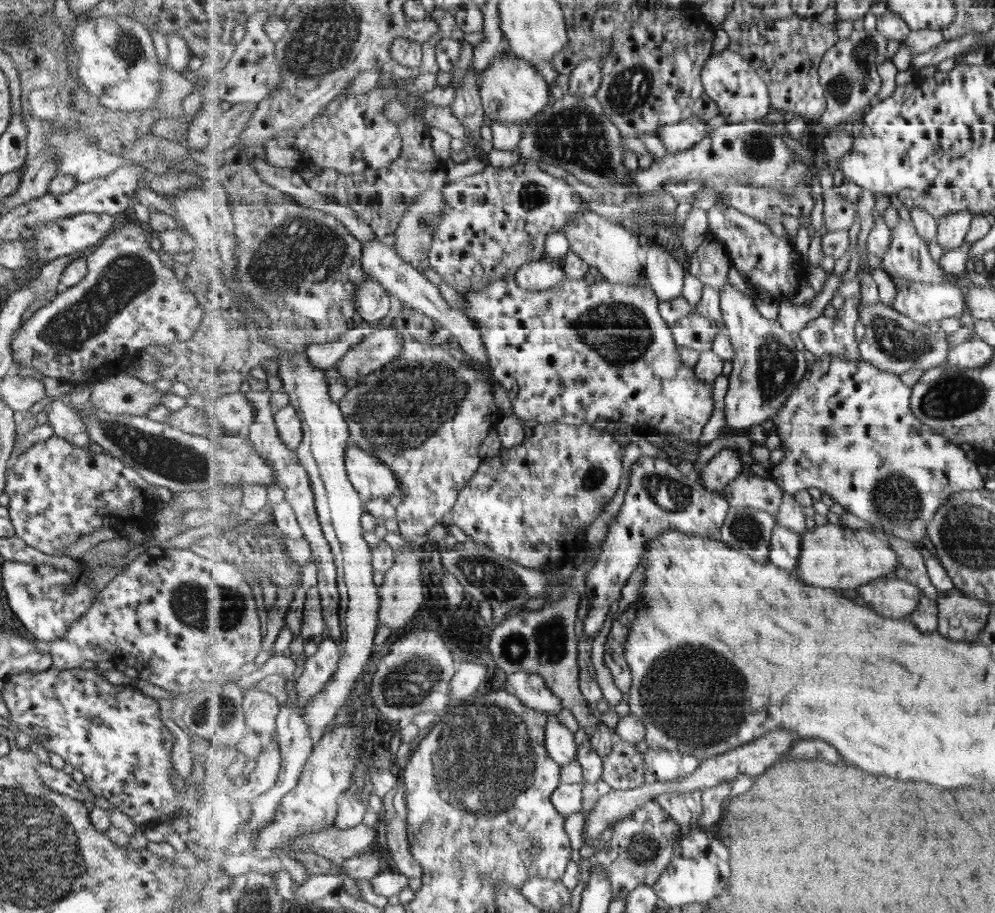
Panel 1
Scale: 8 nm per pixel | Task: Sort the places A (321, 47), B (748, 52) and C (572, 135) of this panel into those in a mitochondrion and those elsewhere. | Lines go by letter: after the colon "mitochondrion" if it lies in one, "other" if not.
A: mitochondrion
B: other
C: mitochondrion

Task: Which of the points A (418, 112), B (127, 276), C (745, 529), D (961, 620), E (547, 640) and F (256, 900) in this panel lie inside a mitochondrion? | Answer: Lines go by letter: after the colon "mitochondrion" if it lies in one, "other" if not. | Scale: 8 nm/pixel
A: other
B: mitochondrion
C: mitochondrion
D: other
E: mitochondrion
F: mitochondrion

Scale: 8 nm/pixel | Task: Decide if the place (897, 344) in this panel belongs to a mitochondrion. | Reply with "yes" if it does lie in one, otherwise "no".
yes

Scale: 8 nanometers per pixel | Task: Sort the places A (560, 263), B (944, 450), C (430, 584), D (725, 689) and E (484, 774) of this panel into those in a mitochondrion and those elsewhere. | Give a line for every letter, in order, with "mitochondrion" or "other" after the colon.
A: other
B: other
C: other
D: mitochondrion
E: mitochondrion

